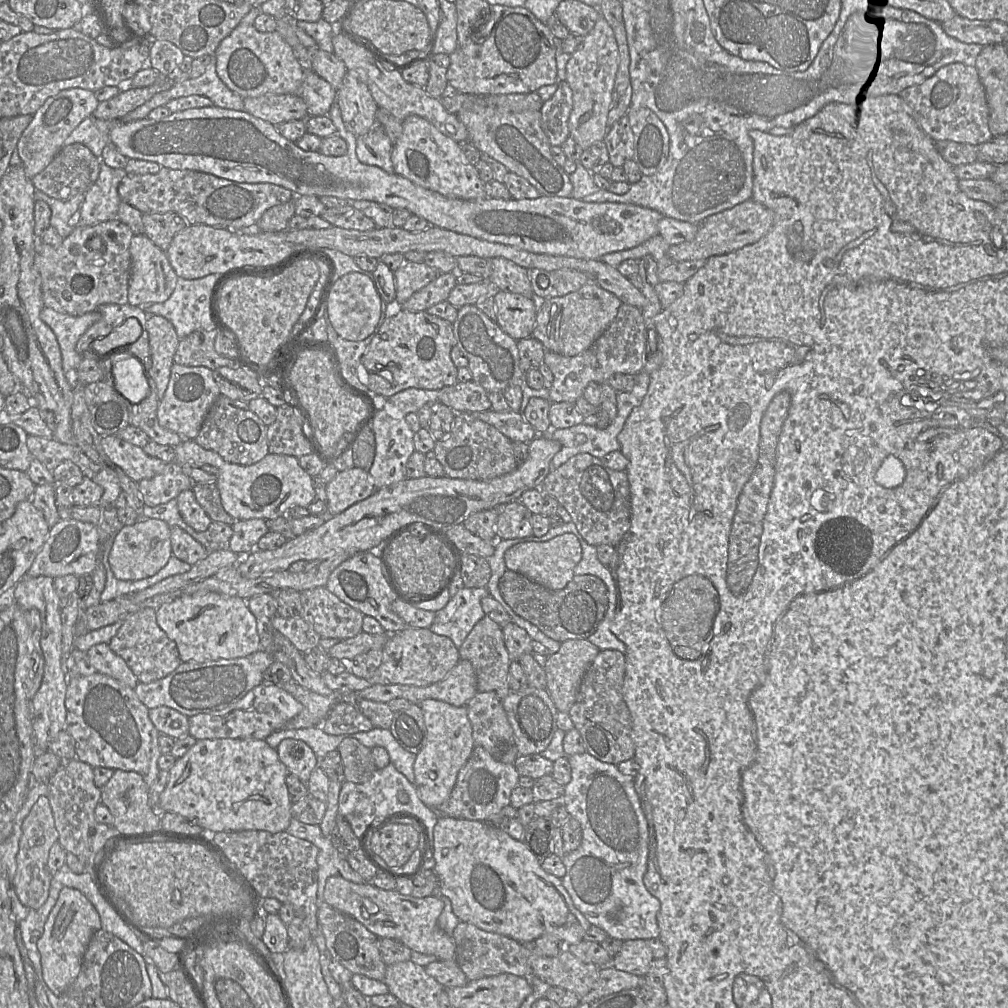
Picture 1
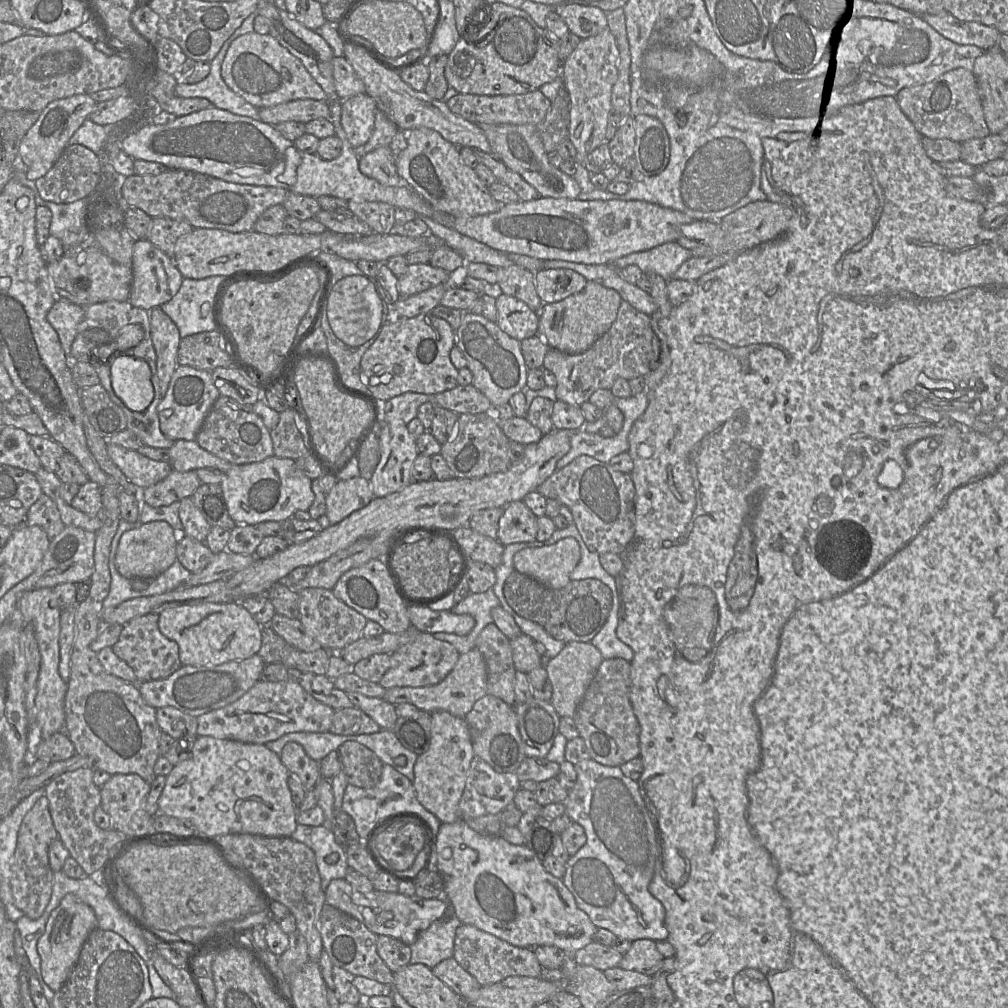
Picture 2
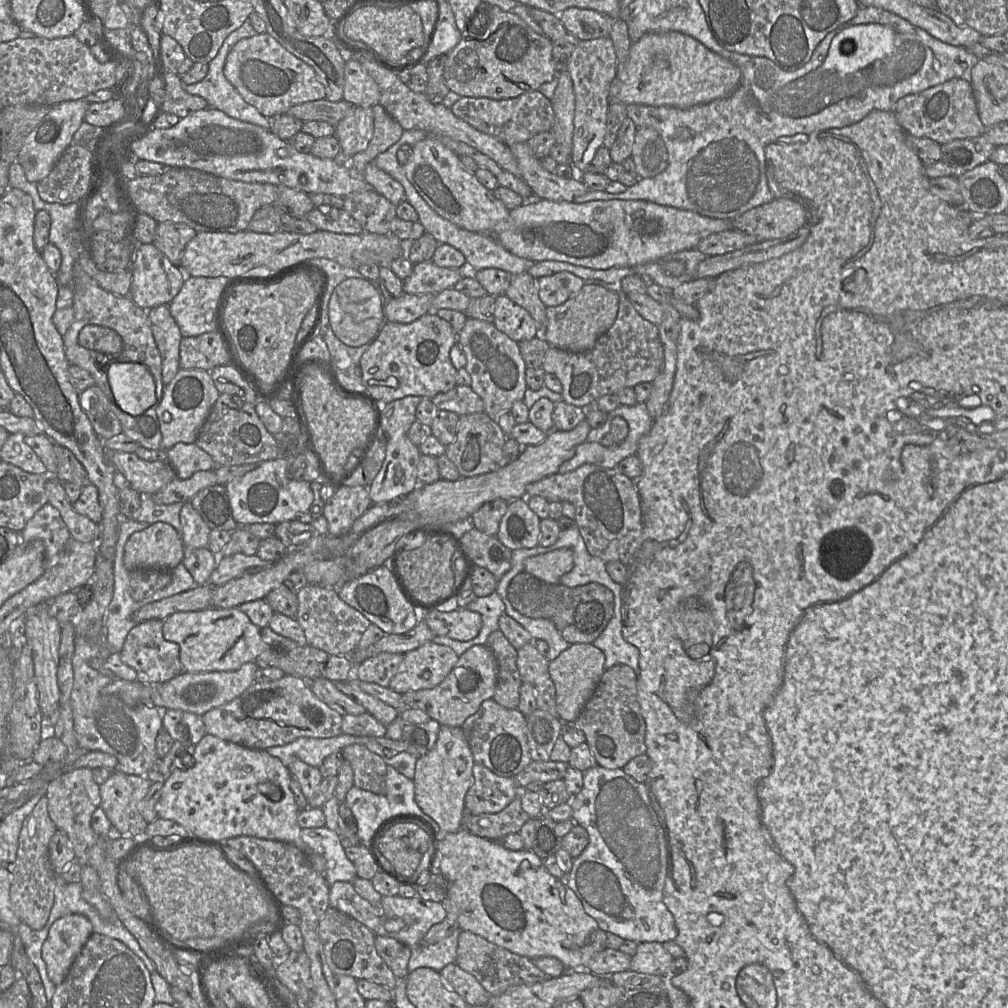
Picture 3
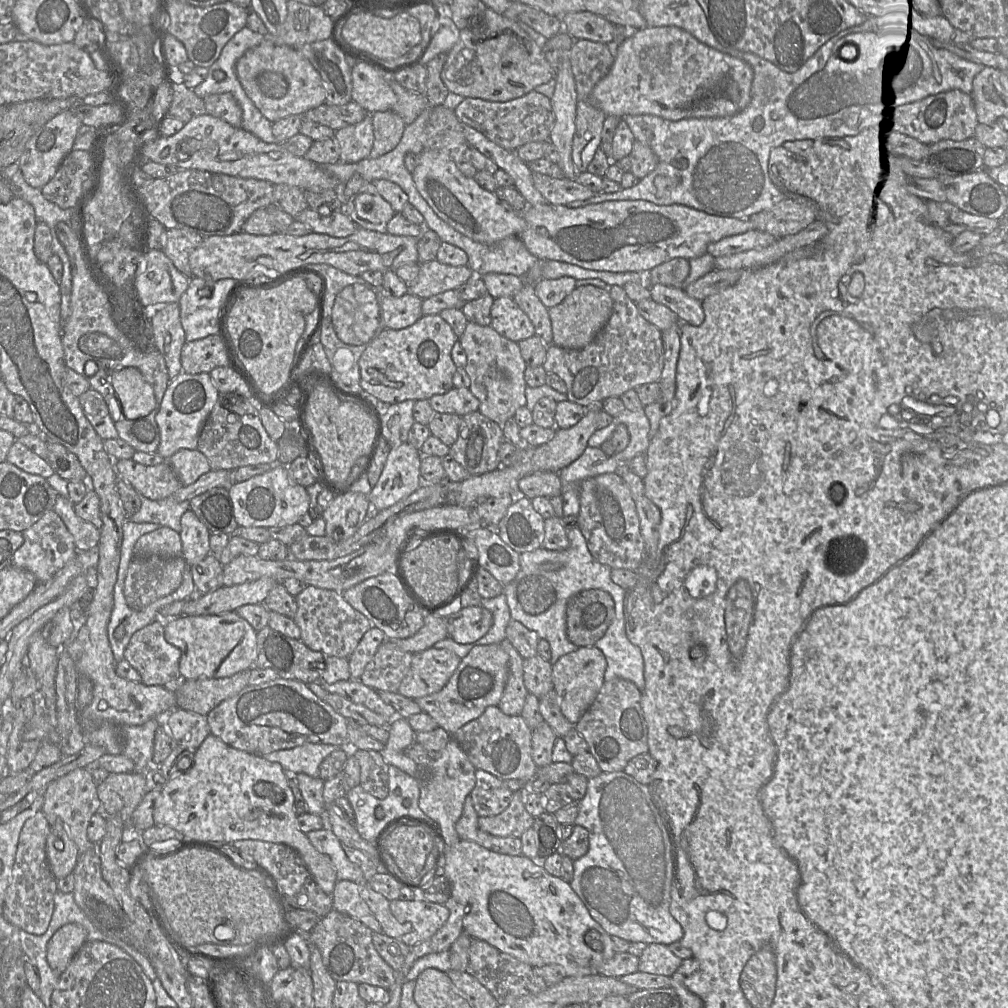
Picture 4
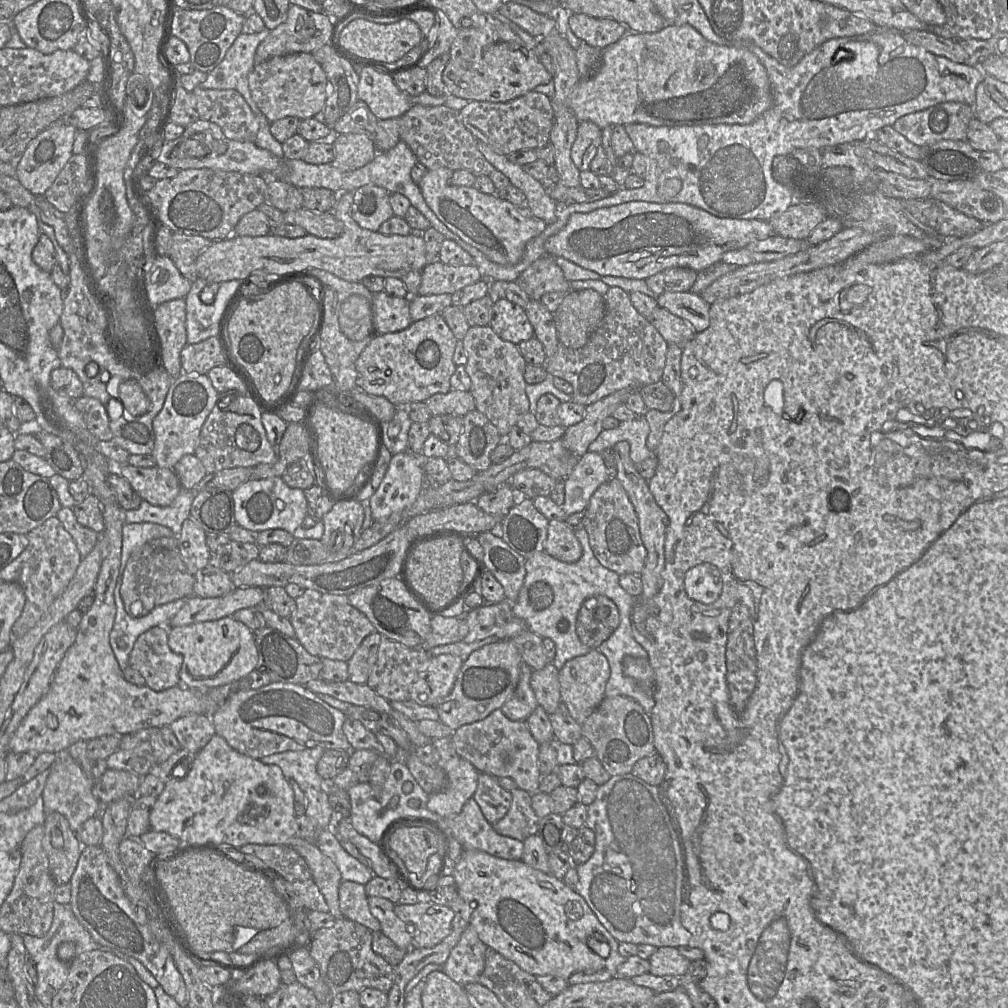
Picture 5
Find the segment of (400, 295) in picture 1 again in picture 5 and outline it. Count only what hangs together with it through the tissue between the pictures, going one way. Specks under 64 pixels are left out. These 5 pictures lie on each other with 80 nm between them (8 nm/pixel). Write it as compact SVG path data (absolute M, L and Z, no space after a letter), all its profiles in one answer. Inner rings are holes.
M440 261L428 263L421 271L418 295L453 294L482 279L475 264L450 266Z

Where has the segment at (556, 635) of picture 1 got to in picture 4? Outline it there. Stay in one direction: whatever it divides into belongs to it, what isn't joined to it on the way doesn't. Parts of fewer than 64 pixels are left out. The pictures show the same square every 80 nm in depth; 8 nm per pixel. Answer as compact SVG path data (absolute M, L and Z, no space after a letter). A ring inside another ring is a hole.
M540 574L523 577L517 587L517 600L523 610L531 615L546 611L555 599L555 589L551 581ZM584 590L569 600L566 613L568 639L578 647L594 646L615 617L615 603L604 590Z

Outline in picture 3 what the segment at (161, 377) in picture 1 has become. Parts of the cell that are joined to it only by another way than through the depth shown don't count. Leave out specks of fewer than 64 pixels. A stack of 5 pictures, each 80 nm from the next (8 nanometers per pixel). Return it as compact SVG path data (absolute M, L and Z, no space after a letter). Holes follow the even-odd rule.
M167 304L148 310L152 334L162 362L162 380L166 386L180 370L179 352L182 335Z

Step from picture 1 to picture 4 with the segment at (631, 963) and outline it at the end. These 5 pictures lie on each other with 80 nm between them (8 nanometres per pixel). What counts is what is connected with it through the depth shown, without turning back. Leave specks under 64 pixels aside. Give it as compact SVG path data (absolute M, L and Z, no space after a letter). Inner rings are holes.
M653 943L647 945L639 957L638 971L671 977L681 963L682 959L668 945Z

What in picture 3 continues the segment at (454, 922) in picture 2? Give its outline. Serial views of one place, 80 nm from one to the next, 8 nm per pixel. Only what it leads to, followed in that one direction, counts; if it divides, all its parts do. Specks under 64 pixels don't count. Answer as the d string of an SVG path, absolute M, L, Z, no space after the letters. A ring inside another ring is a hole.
M456 929L452 934L431 945L417 944L411 948L408 972L420 967L427 967L440 972L446 965L456 962L459 933Z

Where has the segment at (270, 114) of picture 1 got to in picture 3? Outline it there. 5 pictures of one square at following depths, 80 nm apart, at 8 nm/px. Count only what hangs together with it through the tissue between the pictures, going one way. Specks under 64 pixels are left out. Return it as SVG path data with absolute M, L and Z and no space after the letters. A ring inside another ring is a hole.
M324 98L294 105L288 109L286 114L303 122L322 121L336 126L354 106L345 100L331 102Z

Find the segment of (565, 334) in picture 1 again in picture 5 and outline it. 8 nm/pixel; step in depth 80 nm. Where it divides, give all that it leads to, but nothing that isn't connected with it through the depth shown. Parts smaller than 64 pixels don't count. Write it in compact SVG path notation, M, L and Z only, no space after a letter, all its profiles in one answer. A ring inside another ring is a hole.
M593 289L571 290L553 313L557 337L570 349L582 348L601 324L604 296Z

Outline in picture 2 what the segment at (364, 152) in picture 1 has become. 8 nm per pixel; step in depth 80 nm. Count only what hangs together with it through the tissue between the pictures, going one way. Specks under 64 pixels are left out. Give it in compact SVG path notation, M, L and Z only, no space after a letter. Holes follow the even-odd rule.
M390 146L377 148L361 156L359 169L365 176L385 186L406 186L405 180L397 172L395 156Z

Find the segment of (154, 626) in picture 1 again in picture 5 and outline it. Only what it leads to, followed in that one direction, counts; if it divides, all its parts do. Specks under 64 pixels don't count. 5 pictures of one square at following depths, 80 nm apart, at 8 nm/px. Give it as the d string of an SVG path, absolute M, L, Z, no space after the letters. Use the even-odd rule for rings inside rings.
M155 626L142 633L136 640L129 656L129 666L138 671L146 685L154 691L163 691L181 685L180 670L183 658L168 645L168 628Z

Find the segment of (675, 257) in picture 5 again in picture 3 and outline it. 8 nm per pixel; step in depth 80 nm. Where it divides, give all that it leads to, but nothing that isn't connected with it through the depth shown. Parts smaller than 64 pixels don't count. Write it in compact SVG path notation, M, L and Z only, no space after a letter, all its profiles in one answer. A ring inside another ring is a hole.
M531 199L509 211L503 229L494 235L512 254L530 262L563 261L593 269L634 267L662 262L676 252L696 249L699 242L715 233L734 229L729 219L717 219L689 210L664 206L645 200L593 200L583 204L547 199Z

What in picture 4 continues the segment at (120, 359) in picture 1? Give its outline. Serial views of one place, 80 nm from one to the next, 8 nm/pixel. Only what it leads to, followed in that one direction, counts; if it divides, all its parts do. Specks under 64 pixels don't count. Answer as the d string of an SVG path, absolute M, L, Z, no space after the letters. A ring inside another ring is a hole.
M125 367L111 374L113 392L121 412L129 420L147 416L155 407L152 386L135 367Z

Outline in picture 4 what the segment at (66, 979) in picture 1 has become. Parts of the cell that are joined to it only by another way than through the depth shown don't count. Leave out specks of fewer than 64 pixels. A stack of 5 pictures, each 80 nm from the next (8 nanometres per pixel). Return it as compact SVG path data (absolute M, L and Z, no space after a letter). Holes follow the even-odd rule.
M76 923L65 924L53 934L47 944L47 961L56 975L65 971L86 941L86 929Z

